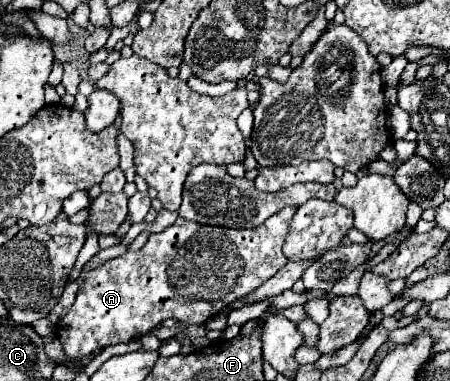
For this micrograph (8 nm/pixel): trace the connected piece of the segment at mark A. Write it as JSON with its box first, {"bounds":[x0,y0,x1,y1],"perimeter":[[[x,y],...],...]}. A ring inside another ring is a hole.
{"bounds":[56,207,296,359],"perimeter":[[[286,207],[256,229],[224,229],[224,227],[204,227],[182,217],[162,233],[152,233],[146,245],[138,251],[128,251],[116,259],[102,263],[100,267],[88,271],[76,293],[76,301],[68,315],[58,321],[56,335],[64,347],[66,357],[82,359],[94,349],[128,343],[134,337],[146,335],[150,329],[162,325],[166,319],[176,319],[182,323],[204,325],[210,317],[220,313],[230,301],[244,297],[258,285],[274,277],[288,263],[282,253],[282,243],[288,233],[290,217],[294,217],[296,207]]]}

